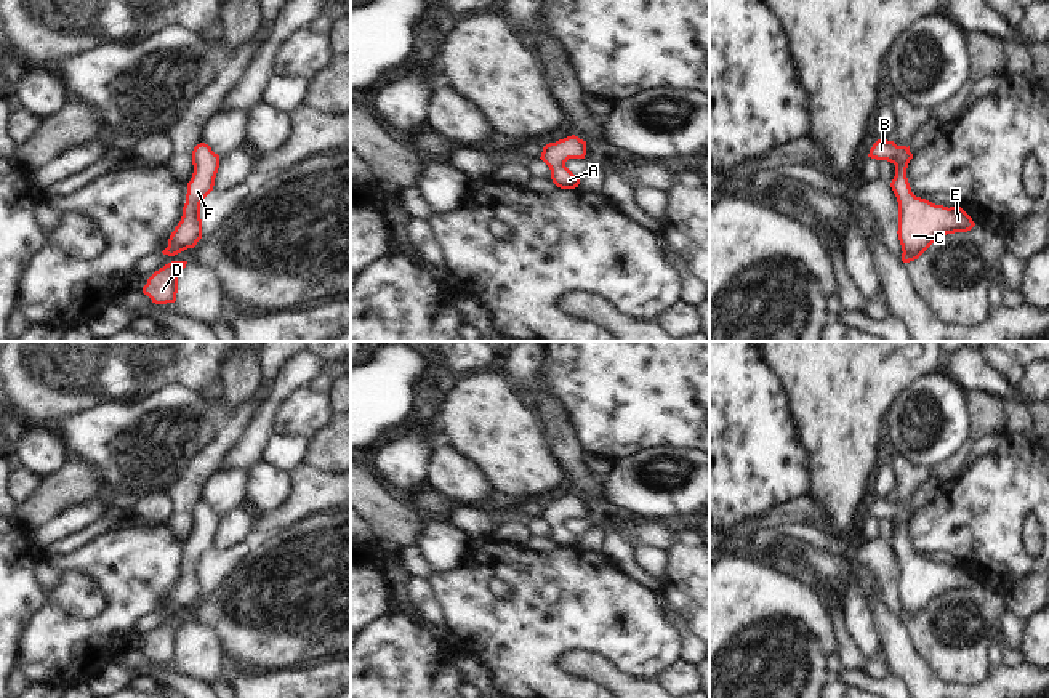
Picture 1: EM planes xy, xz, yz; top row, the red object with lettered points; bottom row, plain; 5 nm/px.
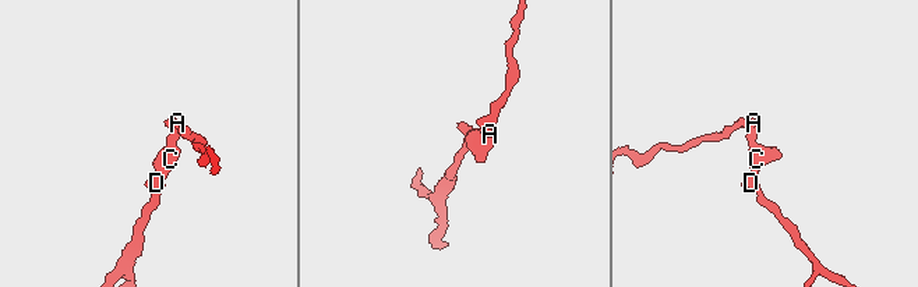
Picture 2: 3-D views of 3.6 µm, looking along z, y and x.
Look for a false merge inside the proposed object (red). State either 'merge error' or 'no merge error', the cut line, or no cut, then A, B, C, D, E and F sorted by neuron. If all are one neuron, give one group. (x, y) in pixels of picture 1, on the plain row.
no merge error | no cut | A B C D E F

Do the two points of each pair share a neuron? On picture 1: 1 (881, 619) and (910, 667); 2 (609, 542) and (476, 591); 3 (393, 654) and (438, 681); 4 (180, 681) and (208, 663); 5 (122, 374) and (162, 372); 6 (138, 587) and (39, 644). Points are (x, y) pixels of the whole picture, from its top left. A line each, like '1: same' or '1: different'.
1: same
2: different
3: same
4: different
5: same
6: same

